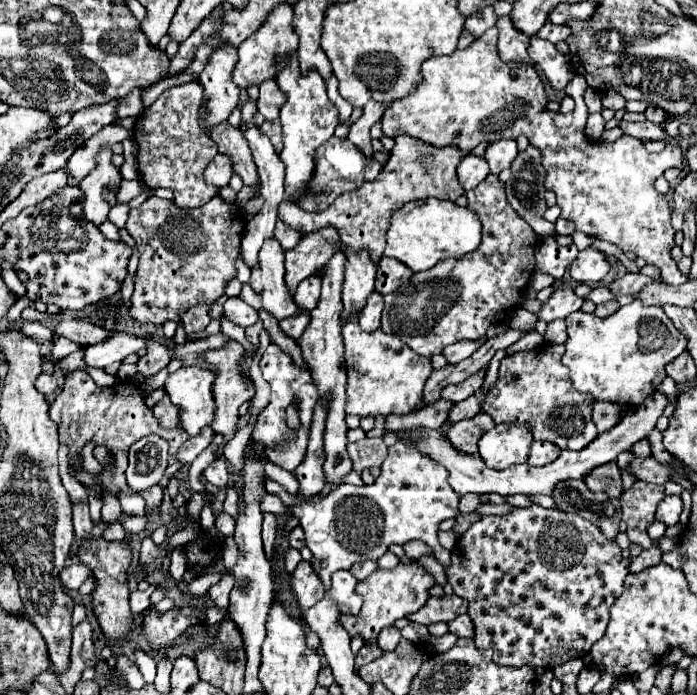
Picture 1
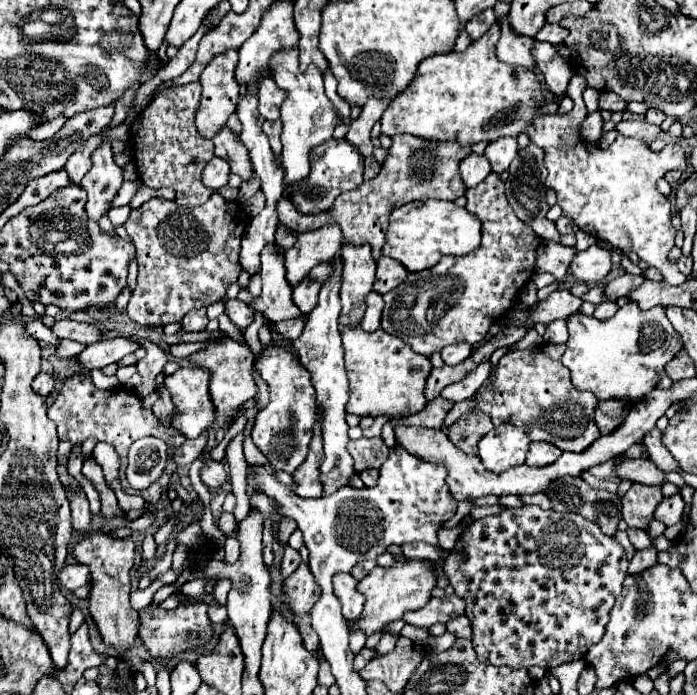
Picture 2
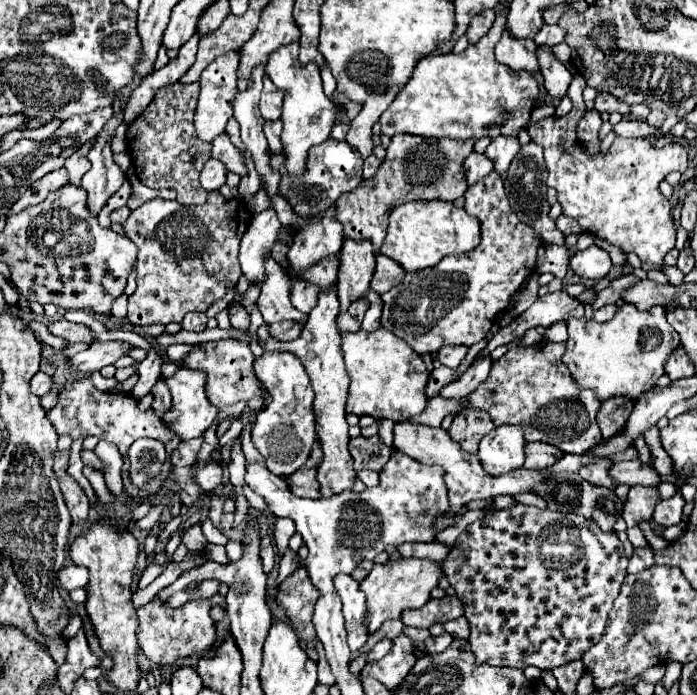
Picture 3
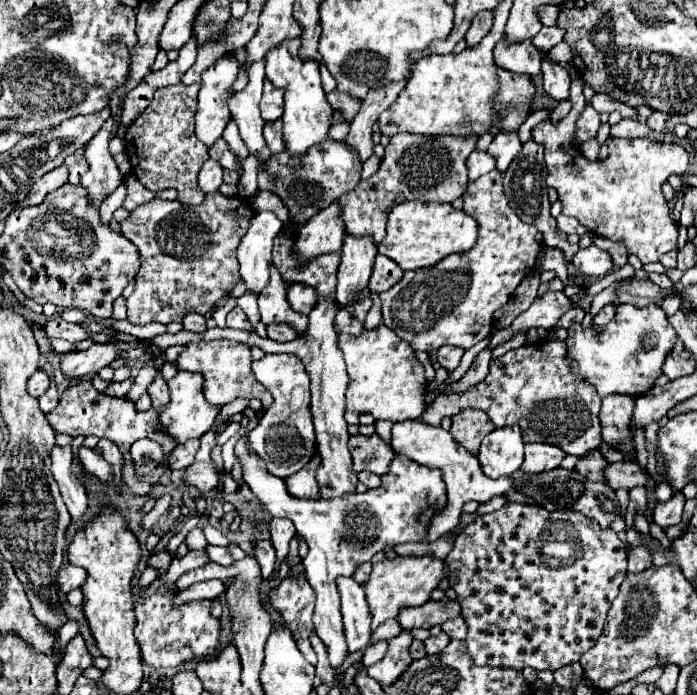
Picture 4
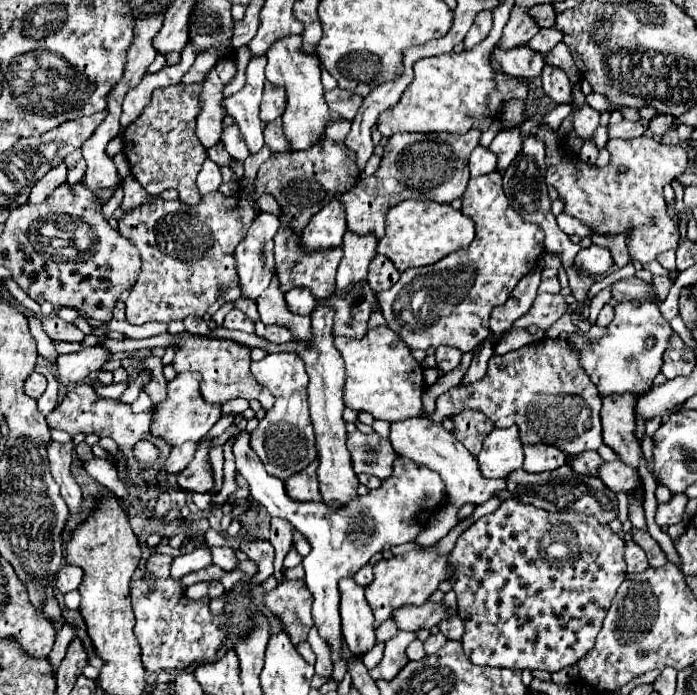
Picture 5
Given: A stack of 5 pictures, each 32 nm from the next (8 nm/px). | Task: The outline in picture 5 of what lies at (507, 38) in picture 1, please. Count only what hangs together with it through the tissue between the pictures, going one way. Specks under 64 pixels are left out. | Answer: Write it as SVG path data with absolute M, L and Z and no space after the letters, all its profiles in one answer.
M528 44L516 46L514 50L502 50L500 46L496 46L494 58L502 66L504 72L518 76L518 78L526 78L526 80L540 76L542 66L544 66L544 56L534 54L534 50L530 50Z

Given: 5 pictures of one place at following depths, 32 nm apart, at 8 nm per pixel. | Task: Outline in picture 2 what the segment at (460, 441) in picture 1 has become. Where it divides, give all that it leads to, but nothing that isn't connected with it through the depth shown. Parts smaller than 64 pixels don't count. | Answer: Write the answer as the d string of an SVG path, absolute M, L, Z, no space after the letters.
M477 409L475 412L462 416L460 420L456 420L448 430L448 438L454 442L454 446L458 446L462 452L468 454L476 454L478 452L478 440L490 430L494 428L490 417Z

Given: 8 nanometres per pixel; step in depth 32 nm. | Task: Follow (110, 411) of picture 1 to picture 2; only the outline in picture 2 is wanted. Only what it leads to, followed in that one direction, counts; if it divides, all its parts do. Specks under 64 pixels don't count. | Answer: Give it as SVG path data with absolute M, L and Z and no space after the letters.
M74 374L74 376L66 378L54 404L48 408L48 418L52 422L56 422L60 440L68 440L70 444L82 444L88 438L96 438L98 442L108 442L110 446L114 446L120 456L118 482L124 492L132 492L126 482L126 476L124 476L126 466L128 466L126 454L128 454L128 448L132 442L136 442L142 436L158 436L168 442L168 448L174 454L174 450L178 446L182 446L186 440L186 436L182 432L168 430L166 426L160 424L160 420L150 410L144 410L142 398L134 390L130 390L126 386L116 386L112 390L100 390L94 386L94 382L88 374Z

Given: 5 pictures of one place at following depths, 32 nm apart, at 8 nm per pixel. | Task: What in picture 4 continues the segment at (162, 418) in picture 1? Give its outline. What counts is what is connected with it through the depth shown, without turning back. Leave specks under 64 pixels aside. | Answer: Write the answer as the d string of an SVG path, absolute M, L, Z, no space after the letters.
M162 374L156 376L154 384L148 388L148 394L152 396L152 406L154 406L154 410L160 410L162 406L166 406L166 404L170 402L168 386L166 386L166 380L162 378Z

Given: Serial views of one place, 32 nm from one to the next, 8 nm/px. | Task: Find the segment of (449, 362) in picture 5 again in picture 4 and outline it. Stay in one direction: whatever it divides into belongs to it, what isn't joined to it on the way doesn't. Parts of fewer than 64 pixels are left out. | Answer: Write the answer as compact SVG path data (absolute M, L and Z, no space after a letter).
M442 346L438 350L438 362L440 366L448 368L448 370L454 370L458 364L460 364L460 358L464 356L466 350L458 348L458 346Z

